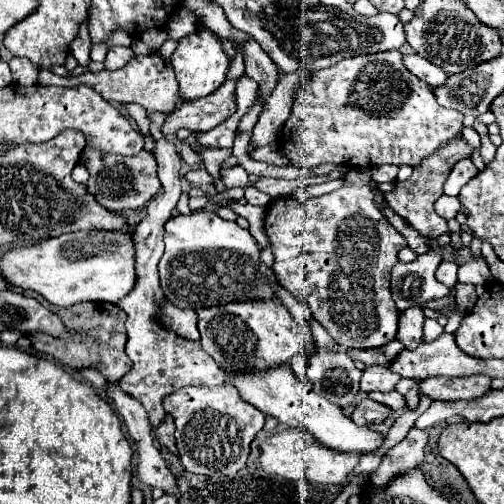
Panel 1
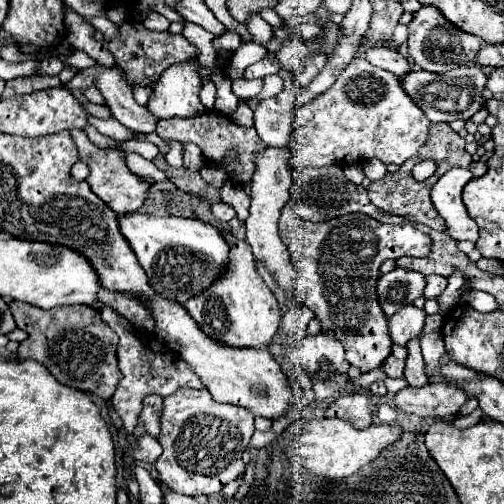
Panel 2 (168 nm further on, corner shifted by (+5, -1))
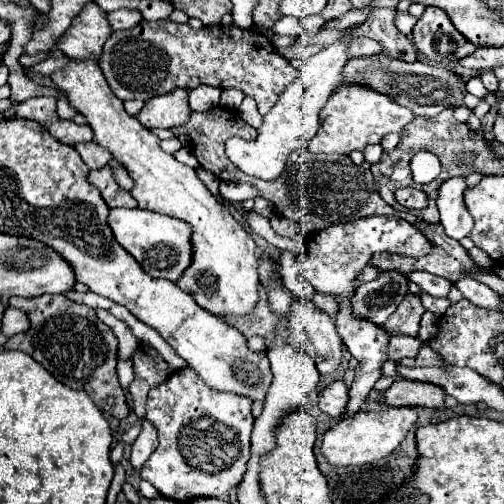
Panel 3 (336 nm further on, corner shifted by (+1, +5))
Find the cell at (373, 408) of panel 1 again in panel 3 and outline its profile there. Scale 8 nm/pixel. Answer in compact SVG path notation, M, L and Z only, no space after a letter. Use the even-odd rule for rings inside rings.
M336 380L332 382L326 390L322 390L318 406L322 412L326 412L332 418L340 418L346 412L346 406L350 402L350 394L348 388L344 386L344 382Z

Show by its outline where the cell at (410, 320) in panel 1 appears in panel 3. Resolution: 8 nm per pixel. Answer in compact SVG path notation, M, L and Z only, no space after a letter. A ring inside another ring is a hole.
M408 294L402 300L402 304L398 306L398 310L390 316L390 320L386 320L384 328L388 330L388 334L418 336L418 328L420 328L420 320L422 320L424 312L426 312L426 308L422 306L420 296Z

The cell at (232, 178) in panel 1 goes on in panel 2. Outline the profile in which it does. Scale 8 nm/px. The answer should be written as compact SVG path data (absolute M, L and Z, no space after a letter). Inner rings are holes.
M228 180L228 182L222 186L222 202L230 204L230 206L234 208L236 218L238 218L240 222L244 222L244 220L248 218L250 198L248 198L248 194L242 190L242 186L240 186L240 184L236 184L236 182L230 182L230 180Z

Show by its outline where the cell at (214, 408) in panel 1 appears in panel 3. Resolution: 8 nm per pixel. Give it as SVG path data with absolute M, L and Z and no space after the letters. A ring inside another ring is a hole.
M192 368L176 370L166 382L148 392L146 418L158 428L158 448L142 466L142 480L152 482L152 486L166 498L176 502L186 502L200 496L220 496L236 488L246 472L246 462L250 458L250 432L254 418L250 414L252 400L208 388Z

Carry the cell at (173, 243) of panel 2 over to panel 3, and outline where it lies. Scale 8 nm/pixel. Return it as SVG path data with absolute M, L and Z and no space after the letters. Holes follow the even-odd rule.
M112 208L108 224L116 240L138 260L138 264L152 278L166 278L170 282L178 282L186 268L192 264L192 226L184 220L142 208Z

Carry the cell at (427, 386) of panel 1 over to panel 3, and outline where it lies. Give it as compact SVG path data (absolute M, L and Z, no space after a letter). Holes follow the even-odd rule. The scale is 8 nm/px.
M396 380L384 394L384 400L394 406L410 406L410 408L432 408L444 410L446 392L436 384L422 384L414 380Z

